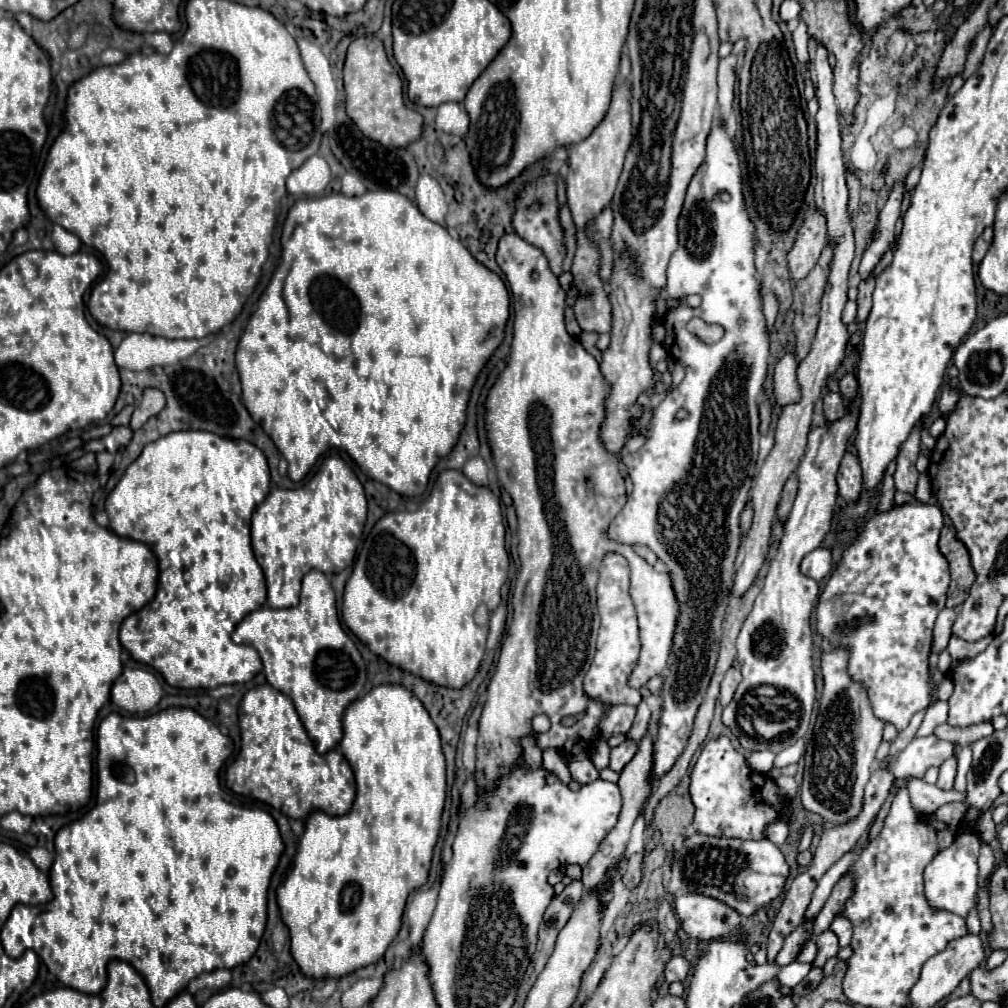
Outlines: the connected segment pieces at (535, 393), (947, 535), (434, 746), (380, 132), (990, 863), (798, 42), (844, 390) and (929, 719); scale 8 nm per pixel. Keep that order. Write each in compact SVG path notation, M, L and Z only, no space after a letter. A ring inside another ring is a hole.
M508 233L500 239L498 243L498 253L496 253L496 263L500 265L500 269L506 273L506 279L508 279L508 285L510 285L510 291L512 291L512 299L514 299L514 335L512 335L512 343L510 343L510 359L506 361L506 367L504 371L498 375L496 383L492 385L492 389L488 391L488 399L486 399L486 415L484 415L484 427L486 427L486 435L488 435L488 443L490 443L490 449L492 449L492 455L494 455L494 463L496 463L496 471L498 471L498 479L502 483L502 487L508 491L508 495L512 497L514 501L514 507L516 507L516 517L518 517L518 553L520 553L520 561L522 561L522 567L520 567L520 573L518 573L518 579L516 579L516 585L514 585L514 593L512 593L512 609L514 609L514 617L512 617L512 625L504 637L504 643L502 643L502 649L500 649L500 659L498 659L498 665L496 665L496 671L492 675L492 681L488 685L488 697L486 697L486 703L484 703L484 711L482 711L482 717L480 717L480 737L478 737L478 759L476 759L476 783L480 787L490 787L490 783L494 783L494 779L506 771L506 767L510 767L510 763L514 763L514 759L518 759L522 747L518 743L518 737L526 735L526 733L534 733L532 731L532 717L538 715L538 713L544 713L550 717L552 721L552 727L550 731L546 733L534 733L536 739L538 739L538 745L542 749L548 749L548 747L554 747L558 751L562 751L562 755L566 757L566 763L568 763L568 769L572 773L572 779L576 779L578 783L586 785L586 783L592 783L598 779L598 771L596 767L592 765L592 759L588 757L586 749L592 741L592 735L596 731L596 725L598 725L598 719L602 717L602 713L608 709L608 705L604 703L594 703L590 699L586 699L584 691L582 691L582 679L592 663L592 657L594 657L594 649L596 649L596 633L598 633L598 627L600 627L600 615L598 615L598 607L596 607L596 583L598 583L598 567L604 559L606 553L622 553L626 559L628 559L631 573L630 573L630 596L633 600L633 604L636 609L638 626L639 626L639 638L642 641L642 651L640 651L638 658L638 667L634 667L632 675L630 675L630 685L640 689L650 677L658 675L664 671L666 667L666 661L672 653L672 639L674 639L674 631L676 631L676 625L678 625L678 615L680 615L680 607L678 607L678 599L676 599L676 593L674 593L674 587L672 587L672 579L670 579L670 573L658 573L652 565L648 565L640 555L636 555L632 551L630 545L622 545L622 543L616 543L612 539L606 537L606 529L608 525L612 523L612 519L622 511L624 503L626 503L626 489L624 489L624 479L622 475L618 473L618 465L624 457L624 451L618 451L618 453L610 453L608 449L604 449L602 441L600 441L600 423L606 419L606 407L604 407L604 401L606 397L610 395L610 389L612 385L604 379L604 375L600 373L600 365L598 361L580 345L578 339L574 339L568 331L566 331L566 325L564 325L564 309L566 309L566 291L560 287L558 283L558 277L550 271L548 267L548 259L542 255L542 251L530 243L526 243L524 239L518 239L518 235L514 233Z
M946 525L940 535L940 551L950 563L950 587L946 607L960 607L968 597L968 591L976 579L976 573L970 563L970 553L966 545L956 537L956 529Z
M404 685L372 687L364 697L358 697L356 701L352 701L346 707L344 717L342 717L342 727L344 727L344 737L340 741L340 751L346 757L346 761L350 763L350 767L354 771L354 779L356 779L354 805L346 815L332 817L332 815L326 815L324 811L312 811L306 817L306 829L304 829L304 835L300 837L300 843L298 843L298 849L294 855L294 865L292 865L286 881L276 891L282 921L290 929L290 951L292 951L296 963L302 967L302 971L306 971L306 975L330 977L330 979L338 979L360 967L376 963L384 955L384 951L388 949L392 939L396 937L396 933L400 929L400 919L402 919L402 911L406 905L406 897L410 895L410 891L424 885L428 879L428 869L430 869L434 845L438 841L440 817L442 817L444 799L446 799L446 765L444 765L444 755L442 755L442 747L440 747L440 733L438 733L438 727L434 725L434 721L430 719L428 711L420 703L420 699L410 689L406 689Z
M364 35L350 43L344 63L344 91L346 113L368 139L374 139L384 147L406 147L420 137L422 115L404 105L402 81L390 65L378 37Z
M983 843L978 856L978 885L981 888L986 881L986 877L995 869L996 859L988 843Z
M800 21L798 29L792 33L792 39L794 39L794 47L796 47L796 59L800 63L800 75L802 79L806 81L810 77L808 73L808 33L806 33L806 25Z
M846 373L842 379L840 379L840 393L852 401L856 397L856 391L858 391L858 383L856 383L856 377L854 373Z
M936 701L936 703L926 711L924 721L922 721L920 729L918 729L918 735L920 735L920 737L930 735L938 723L944 723L944 721L946 721L946 717L948 717L948 703L946 703L946 701Z

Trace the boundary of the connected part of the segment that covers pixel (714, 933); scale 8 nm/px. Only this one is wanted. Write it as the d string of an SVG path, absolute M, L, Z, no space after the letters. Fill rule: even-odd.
M680 895L674 901L674 909L680 919L680 929L692 939L710 941L740 929L740 915L706 895Z

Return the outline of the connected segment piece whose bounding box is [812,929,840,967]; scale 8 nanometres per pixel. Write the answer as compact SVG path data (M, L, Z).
M830 929L816 937L816 945L818 945L818 955L816 955L812 967L822 967L822 965L824 965L830 957L834 957L834 955L838 953L838 949L840 949L840 947L838 947L838 939L836 939L836 935L834 935Z

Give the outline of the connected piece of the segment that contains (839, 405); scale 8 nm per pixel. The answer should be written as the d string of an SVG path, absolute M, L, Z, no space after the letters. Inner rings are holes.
M828 391L824 395L824 415L826 415L826 419L836 421L836 419L840 419L844 415L844 411L846 411L846 403L844 403L842 395Z

